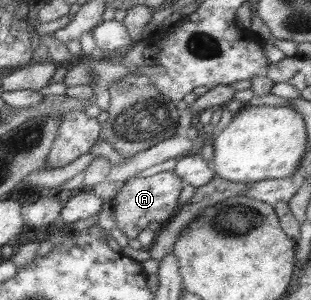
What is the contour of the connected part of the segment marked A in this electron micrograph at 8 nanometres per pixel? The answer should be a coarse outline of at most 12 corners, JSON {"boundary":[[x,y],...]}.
{"boundary":[[173,170],[127,179],[110,202],[131,240],[168,222],[184,181]]}

